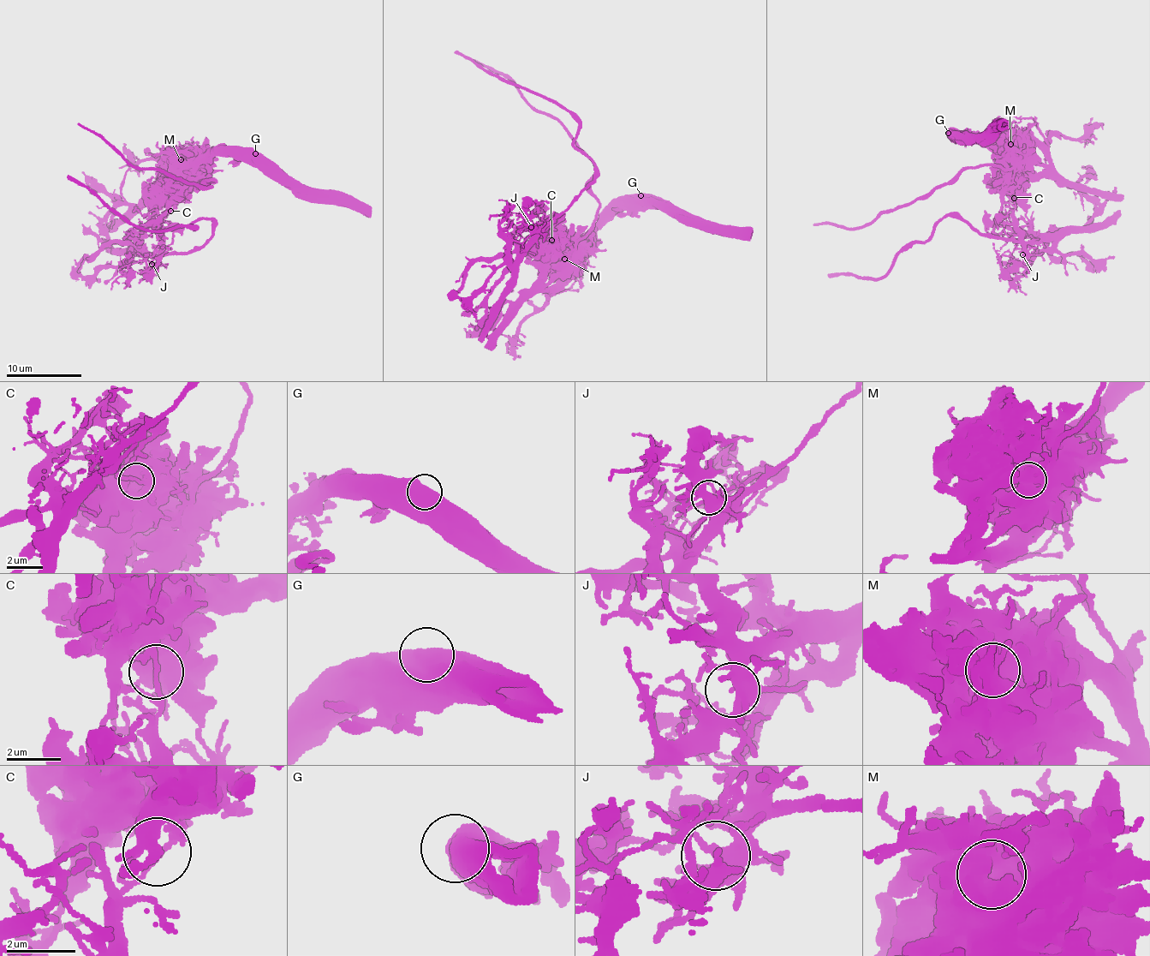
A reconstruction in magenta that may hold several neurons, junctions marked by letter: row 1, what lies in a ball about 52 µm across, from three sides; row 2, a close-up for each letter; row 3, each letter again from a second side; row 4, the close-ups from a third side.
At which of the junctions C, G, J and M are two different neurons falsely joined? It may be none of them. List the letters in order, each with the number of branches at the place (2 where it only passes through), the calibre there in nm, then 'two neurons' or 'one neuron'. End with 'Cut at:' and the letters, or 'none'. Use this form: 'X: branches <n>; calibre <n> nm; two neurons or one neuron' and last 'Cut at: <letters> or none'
C: branches 3; calibre 120 nm; two neurons
G: branches 1; calibre 800 nm; one neuron
J: branches 3; calibre 220 nm; one neuron
M: branches 1; calibre 1400 nm; two neurons
Cut at: C, M

